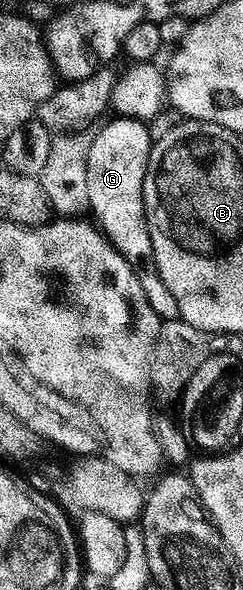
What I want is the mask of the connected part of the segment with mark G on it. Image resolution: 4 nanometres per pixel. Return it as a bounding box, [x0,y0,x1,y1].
[86,116,154,279]

